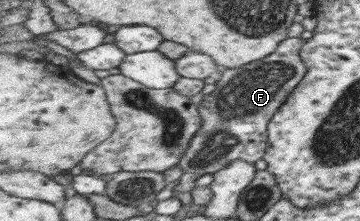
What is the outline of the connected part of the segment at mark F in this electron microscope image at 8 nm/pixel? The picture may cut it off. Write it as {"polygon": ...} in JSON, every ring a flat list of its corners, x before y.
{"polygon":[[288,38,274,54,266,58,242,68,223,70,215,90,207,94,200,104,205,124,194,136,190,149,179,163,184,174,174,188,176,194,188,191,192,194,198,178,204,174,213,175,230,162,258,162,265,158,270,149,270,121,308,73,308,67,301,57,305,42,304,38]]}

